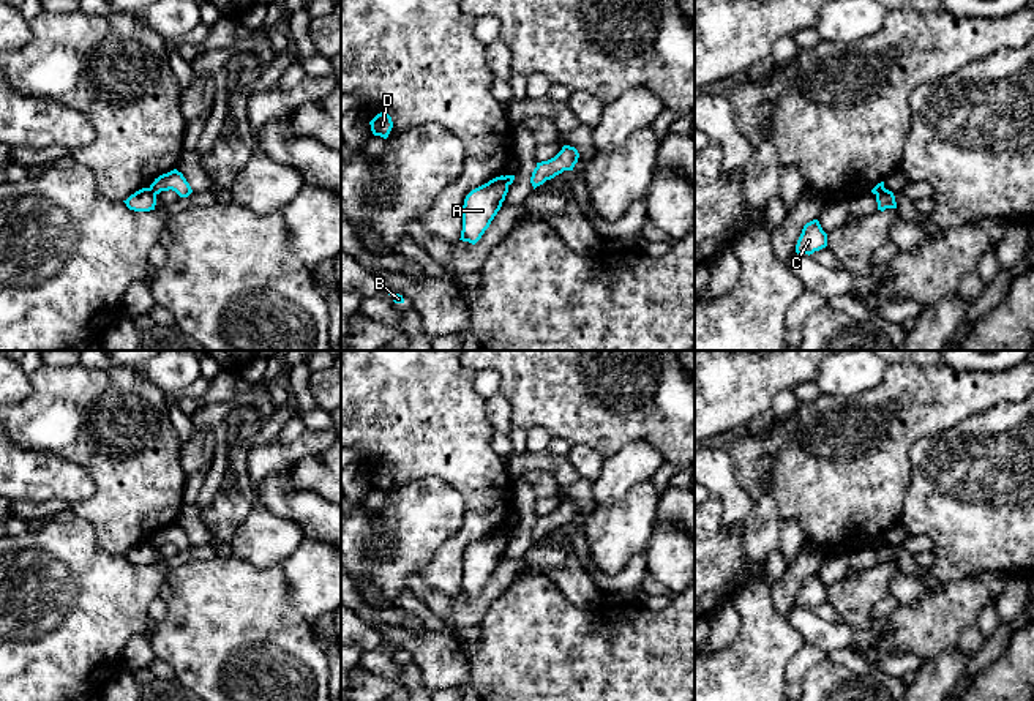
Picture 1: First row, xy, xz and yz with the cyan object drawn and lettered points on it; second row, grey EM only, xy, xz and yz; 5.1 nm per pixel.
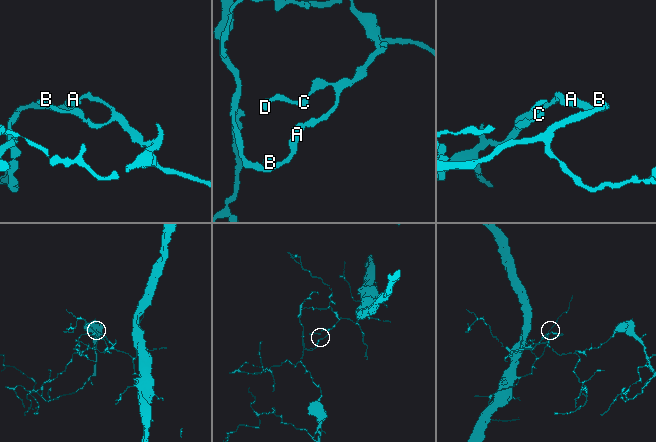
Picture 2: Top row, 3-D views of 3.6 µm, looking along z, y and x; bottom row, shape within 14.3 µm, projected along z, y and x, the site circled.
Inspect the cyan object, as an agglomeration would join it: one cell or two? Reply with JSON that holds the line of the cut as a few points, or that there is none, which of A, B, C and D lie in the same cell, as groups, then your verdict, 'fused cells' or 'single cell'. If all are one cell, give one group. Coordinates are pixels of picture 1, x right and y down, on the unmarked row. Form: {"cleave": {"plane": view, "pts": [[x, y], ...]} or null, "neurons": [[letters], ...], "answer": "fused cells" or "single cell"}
{"cleave": {"plane": "xy", "pts": [[149, 542], [155, 550]]}, "neurons": [["A", "B"], ["C", "D"]], "answer": "fused cells"}

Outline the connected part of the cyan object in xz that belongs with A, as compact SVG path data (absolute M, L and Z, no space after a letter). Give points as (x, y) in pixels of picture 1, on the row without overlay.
M504 529L472 543L463 559L463 595L475 598L497 568L508 546Z

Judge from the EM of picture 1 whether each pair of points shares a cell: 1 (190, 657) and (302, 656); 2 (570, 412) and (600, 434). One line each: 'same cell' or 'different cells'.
1: same cell
2: same cell

